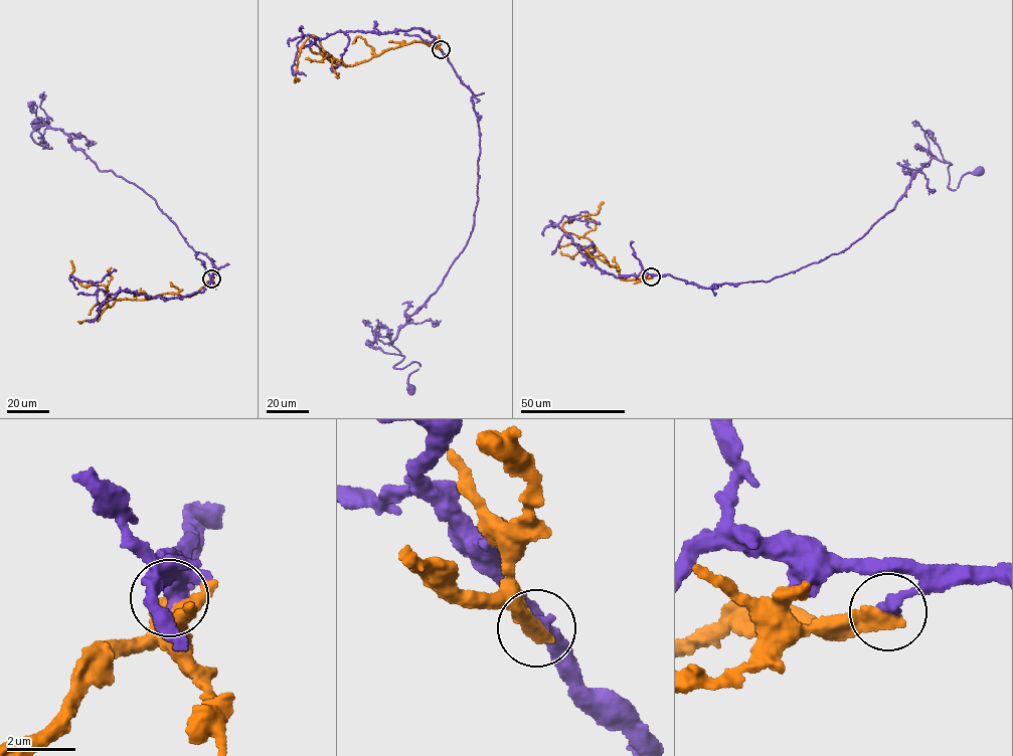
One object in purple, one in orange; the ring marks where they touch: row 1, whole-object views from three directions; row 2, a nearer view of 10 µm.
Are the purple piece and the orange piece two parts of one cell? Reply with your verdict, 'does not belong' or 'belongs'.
does not belong

